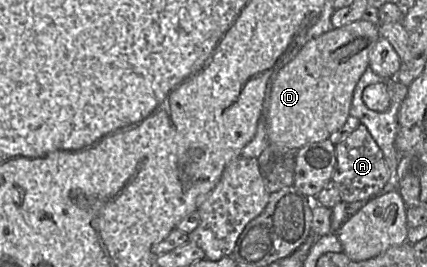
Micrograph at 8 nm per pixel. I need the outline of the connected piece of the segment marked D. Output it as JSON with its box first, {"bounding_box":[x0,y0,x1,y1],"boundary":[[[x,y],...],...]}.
{"bounding_box":[265,19,380,151],"boundary":[[[361,19],[333,28],[308,41],[292,61],[276,69],[265,100],[266,130],[270,144],[297,151],[307,144],[327,140],[340,129],[350,116],[354,89],[369,67],[370,52],[380,37],[379,25]]]}

